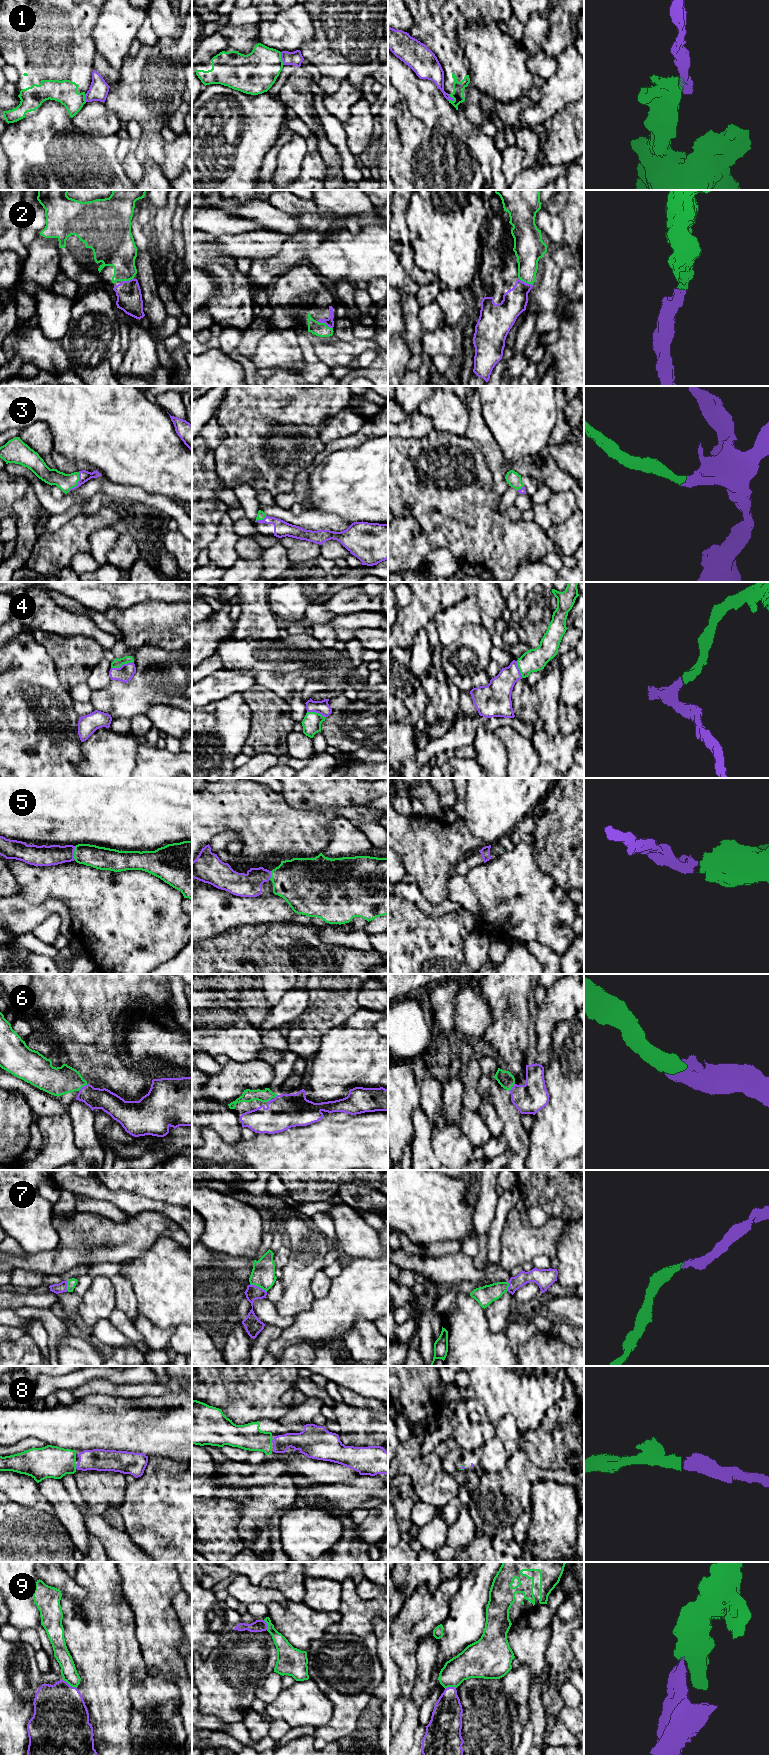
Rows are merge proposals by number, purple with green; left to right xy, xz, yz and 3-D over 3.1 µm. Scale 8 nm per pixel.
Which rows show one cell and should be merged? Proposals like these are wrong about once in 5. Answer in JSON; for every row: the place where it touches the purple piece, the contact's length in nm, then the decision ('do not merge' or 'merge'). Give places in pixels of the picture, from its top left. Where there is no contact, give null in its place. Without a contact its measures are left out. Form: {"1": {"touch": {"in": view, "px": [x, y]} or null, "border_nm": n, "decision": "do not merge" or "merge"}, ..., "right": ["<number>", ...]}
{"1": {"touch": {"in": "yz", "px": [452, 98]}, "border_nm": 80, "decision": "do not merge"}, "2": {"touch": {"in": "xz", "px": [325, 323]}, "border_nm": 140, "decision": "merge"}, "3": {"touch": {"in": "xy", "px": [78, 483]}, "border_nm": 180, "decision": "merge"}, "4": {"touch": {"in": "xy", "px": [123, 664]}, "border_nm": 190, "decision": "merge"}, "5": {"touch": {"in": "xy", "px": [73, 853]}, "border_nm": 110, "decision": "merge"}, "6": {"touch": {"in": "xy", "px": [82, 1087]}, "border_nm": 90, "decision": "merge"}, "7": {"touch": {"in": "xz", "px": [257, 1286]}, "border_nm": 150, "decision": "merge"}, "8": {"touch": {"in": "xz", "px": [272, 1441]}, "border_nm": 40, "decision": "merge"}, "9": {"touch": {"in": "xy", "px": [69, 1685]}, "border_nm": 130, "decision": "do not merge"}, "right": ["2", "3", "4", "5", "6", "7", "8"]}

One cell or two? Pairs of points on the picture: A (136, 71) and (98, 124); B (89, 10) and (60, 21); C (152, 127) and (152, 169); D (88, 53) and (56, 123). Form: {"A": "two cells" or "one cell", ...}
{"A": "two cells", "B": "one cell", "C": "one cell", "D": "two cells"}

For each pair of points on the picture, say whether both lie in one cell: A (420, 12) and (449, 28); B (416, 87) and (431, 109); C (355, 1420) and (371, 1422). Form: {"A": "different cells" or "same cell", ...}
{"A": "same cell", "B": "same cell", "C": "same cell"}

